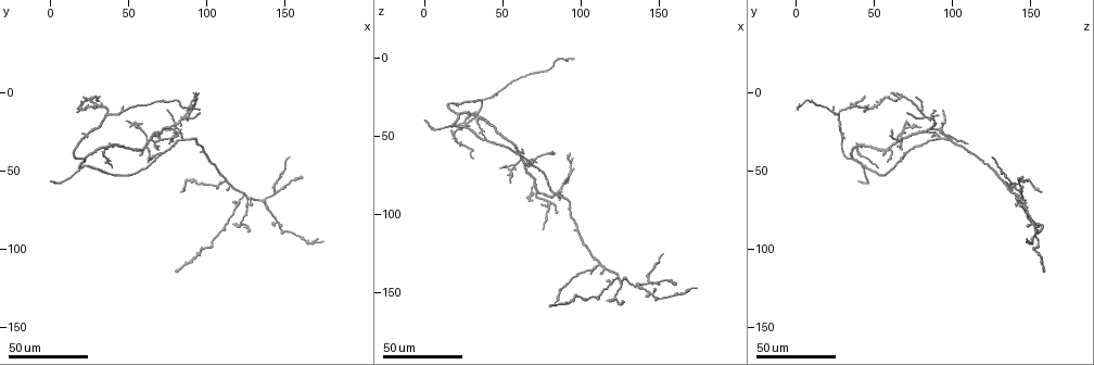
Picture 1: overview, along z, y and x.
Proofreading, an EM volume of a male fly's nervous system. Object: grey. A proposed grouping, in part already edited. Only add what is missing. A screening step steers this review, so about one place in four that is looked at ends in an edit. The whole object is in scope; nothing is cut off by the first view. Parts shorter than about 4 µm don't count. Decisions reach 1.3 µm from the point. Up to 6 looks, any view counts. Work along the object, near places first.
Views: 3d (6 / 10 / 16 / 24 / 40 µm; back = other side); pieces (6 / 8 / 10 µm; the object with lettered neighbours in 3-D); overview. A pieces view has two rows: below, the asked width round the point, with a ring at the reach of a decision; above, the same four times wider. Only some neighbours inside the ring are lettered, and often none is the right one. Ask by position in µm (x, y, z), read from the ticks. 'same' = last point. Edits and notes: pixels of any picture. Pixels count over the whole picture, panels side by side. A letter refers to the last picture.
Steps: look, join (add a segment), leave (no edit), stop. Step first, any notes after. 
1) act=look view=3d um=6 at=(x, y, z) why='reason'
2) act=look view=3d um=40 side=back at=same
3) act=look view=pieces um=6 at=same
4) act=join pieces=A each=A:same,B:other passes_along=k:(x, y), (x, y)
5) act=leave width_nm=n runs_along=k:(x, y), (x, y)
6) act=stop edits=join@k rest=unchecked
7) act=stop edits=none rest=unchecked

act=look view=3d um=40 at=(96, 12, 70) why='end of a long branch'

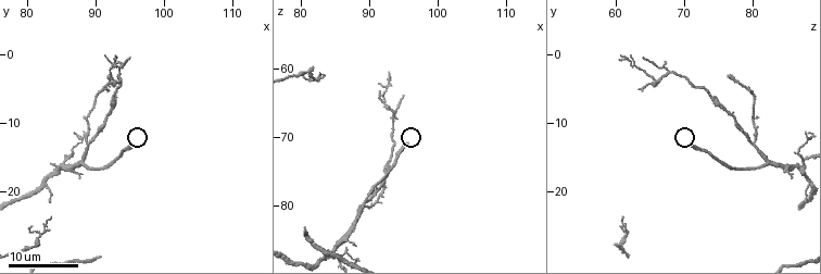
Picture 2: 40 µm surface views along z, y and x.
act=look view=pieces um=6 at=(96.0, 13.0, 71.0)

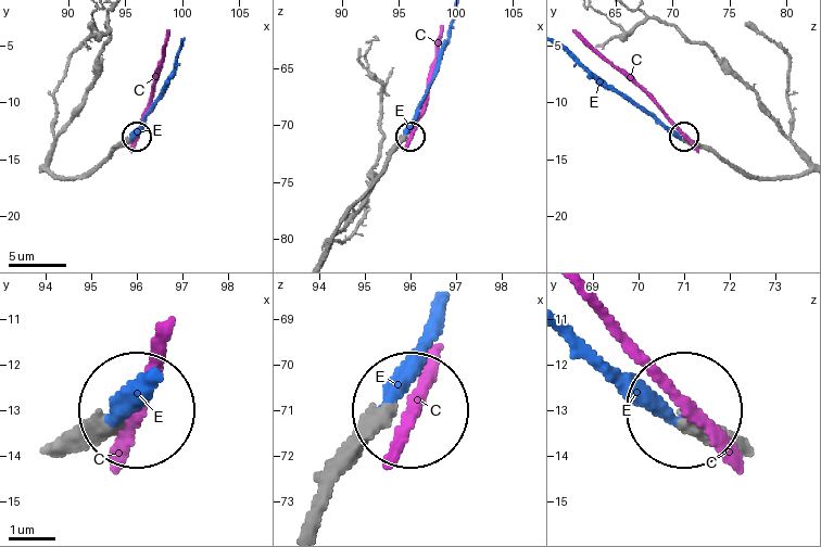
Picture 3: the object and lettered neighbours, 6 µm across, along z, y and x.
act=join pieces=E each=C:other,E:same passes_along=3:(109, 155), (141, 128), (159, 101), (184, 41) found='the cell continues'

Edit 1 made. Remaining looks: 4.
act=look view=overview

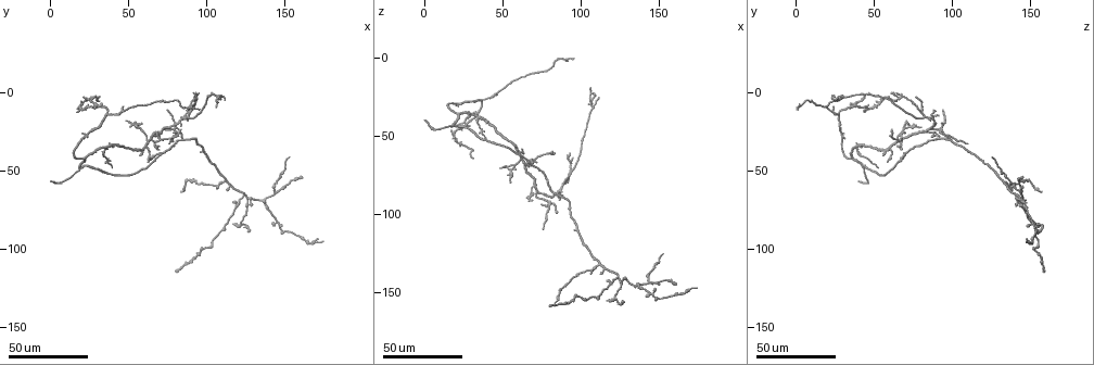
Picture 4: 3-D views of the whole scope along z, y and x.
act=look view=3d um=24 at=(126, 90, 156) why='long arm stops here'

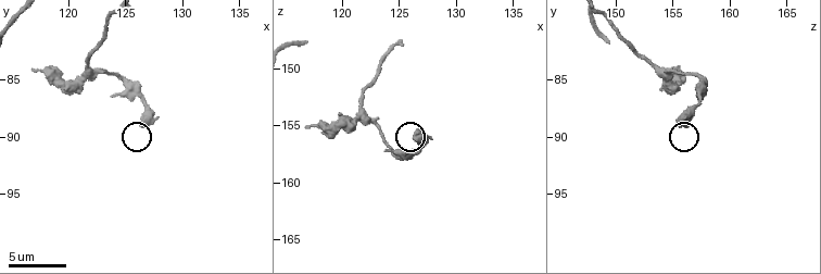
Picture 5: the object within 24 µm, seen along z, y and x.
act=look view=3d um=6 at=(126.6, 89.0, 155.8)

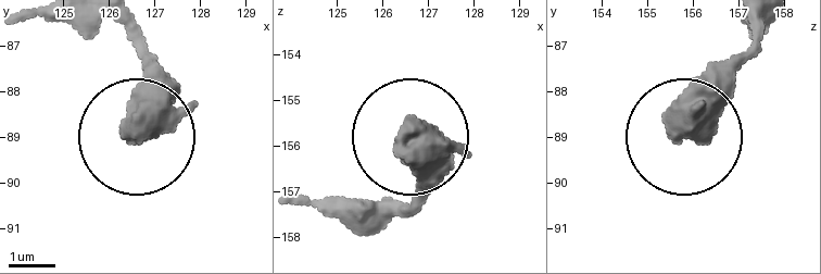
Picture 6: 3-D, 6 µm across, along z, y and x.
act=look view=pieces um=10 at=(126.70, 88.95, 155.65)

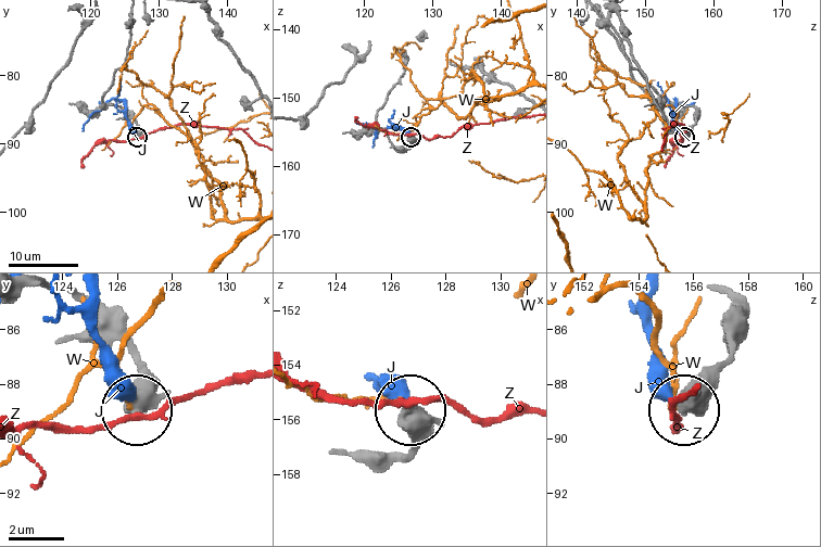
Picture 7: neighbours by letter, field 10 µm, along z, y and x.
act=leave each=J:other,W:other,Z:other runs_along=7:(74, 291), (133, 354), (137, 408) found='no lettered segment goes on from it'

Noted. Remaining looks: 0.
act=stop edits=join@3 rest=unchecked

